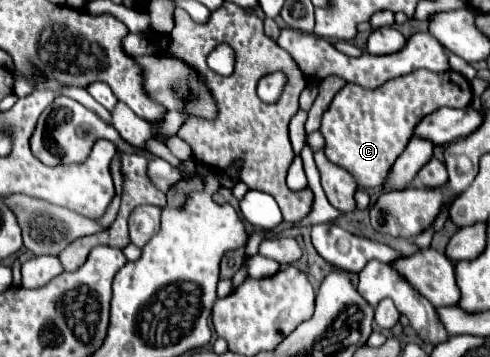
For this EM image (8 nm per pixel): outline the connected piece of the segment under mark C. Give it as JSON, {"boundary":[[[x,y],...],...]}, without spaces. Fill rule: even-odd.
{"boundary":[[[414,70],[400,78],[392,78],[376,90],[346,84],[322,114],[320,132],[326,140],[324,154],[330,162],[346,168],[358,182],[358,188],[374,188],[386,182],[386,172],[396,156],[412,138],[414,126],[438,108],[466,108],[472,102],[470,82],[454,72],[434,74]]]}

